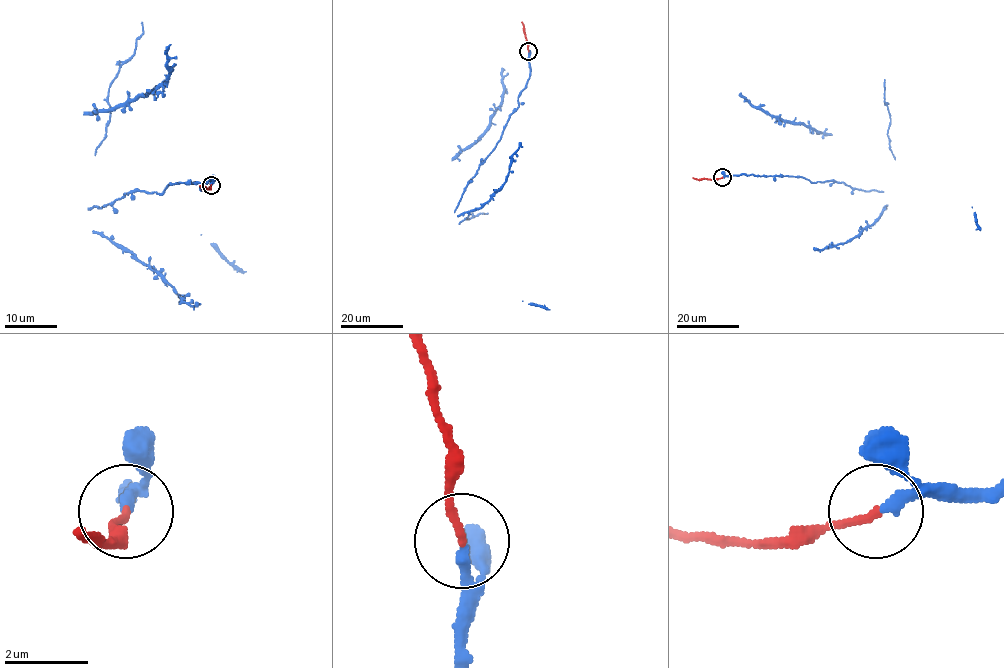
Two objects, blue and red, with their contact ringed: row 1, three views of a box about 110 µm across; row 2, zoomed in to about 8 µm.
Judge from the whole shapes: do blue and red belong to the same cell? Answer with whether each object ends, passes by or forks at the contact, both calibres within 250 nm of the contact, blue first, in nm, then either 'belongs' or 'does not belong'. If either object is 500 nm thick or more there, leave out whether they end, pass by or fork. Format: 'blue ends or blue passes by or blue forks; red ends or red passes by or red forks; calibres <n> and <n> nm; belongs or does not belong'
blue ends; red ends; calibres 280 and 180 nm; belongs

